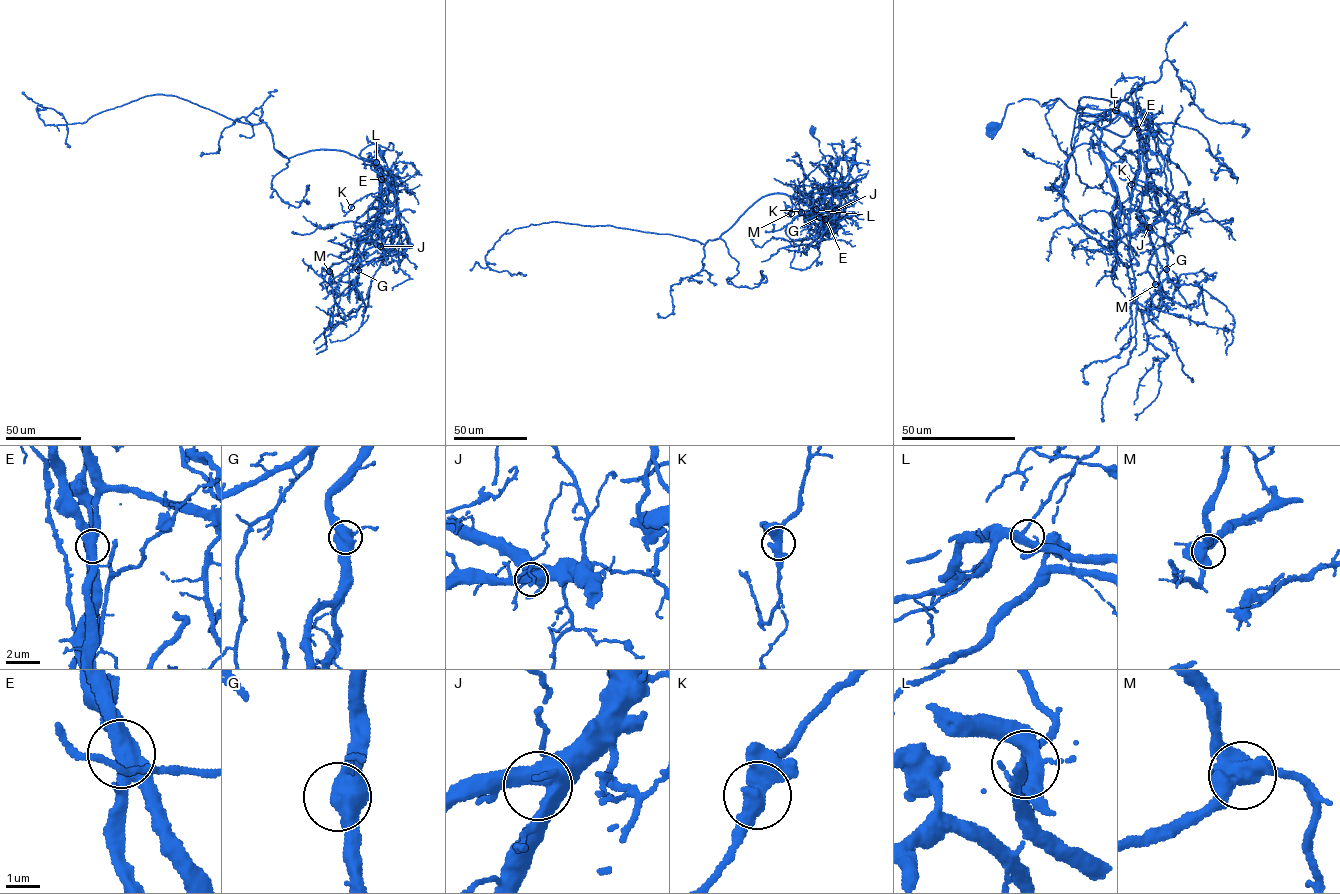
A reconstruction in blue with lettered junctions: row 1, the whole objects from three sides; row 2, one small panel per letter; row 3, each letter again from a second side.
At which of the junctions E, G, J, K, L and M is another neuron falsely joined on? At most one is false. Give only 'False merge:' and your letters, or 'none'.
False merge: E

